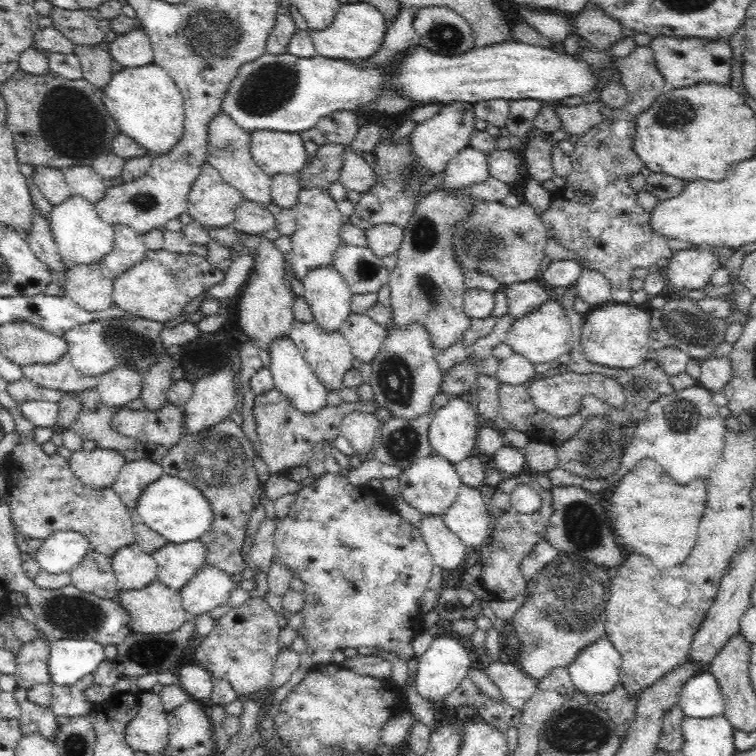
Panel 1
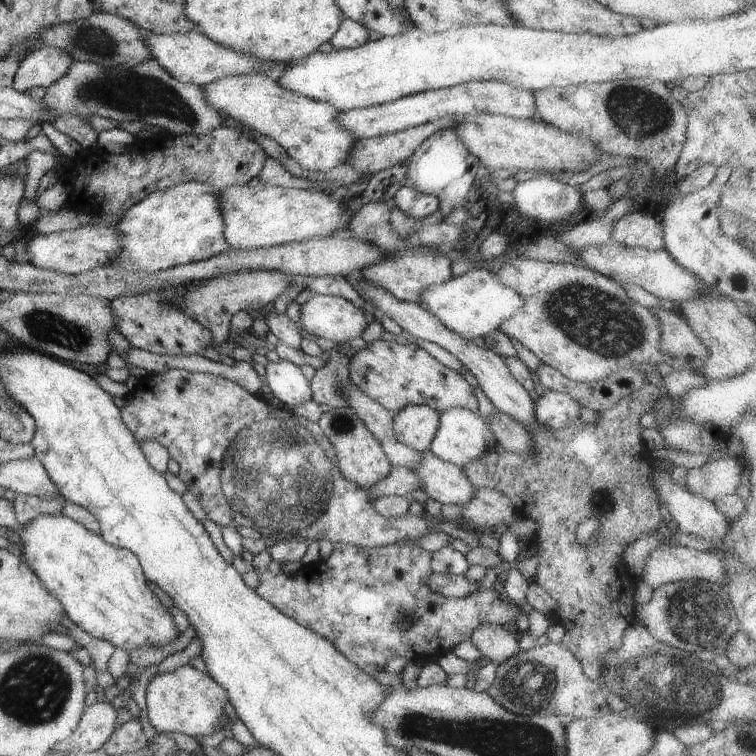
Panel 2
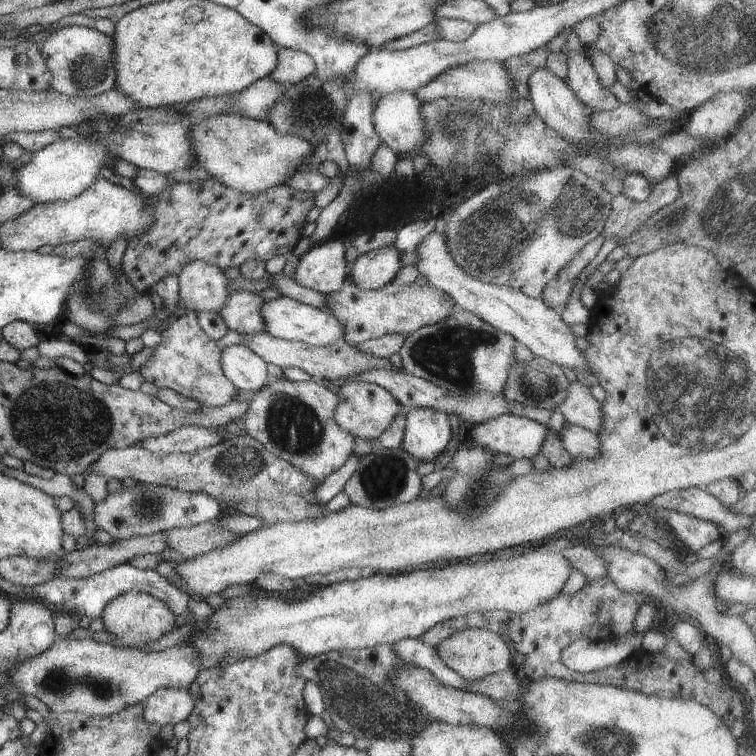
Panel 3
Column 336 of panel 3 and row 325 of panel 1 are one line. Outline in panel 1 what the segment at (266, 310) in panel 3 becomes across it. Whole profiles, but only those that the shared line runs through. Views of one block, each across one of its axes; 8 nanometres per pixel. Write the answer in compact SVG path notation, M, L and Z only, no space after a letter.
M324 265L318 268L311 268L301 280L304 288L304 298L308 301L314 321L326 332L339 330L340 324L351 315L352 291L344 277L336 270L334 265Z

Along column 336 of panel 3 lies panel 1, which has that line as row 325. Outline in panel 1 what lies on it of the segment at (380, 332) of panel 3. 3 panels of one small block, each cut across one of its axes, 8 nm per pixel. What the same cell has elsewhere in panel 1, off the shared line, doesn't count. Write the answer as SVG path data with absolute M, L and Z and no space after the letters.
M294 319L289 328L288 336L299 352L304 356L306 363L311 367L319 382L326 388L327 392L338 392L342 389L344 375L352 369L354 356L348 346L348 341L340 331L326 332L316 321L304 322Z

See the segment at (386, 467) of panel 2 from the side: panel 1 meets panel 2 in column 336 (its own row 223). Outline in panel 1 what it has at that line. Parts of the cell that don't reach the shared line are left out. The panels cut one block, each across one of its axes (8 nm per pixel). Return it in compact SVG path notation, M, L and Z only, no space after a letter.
M436 189L422 197L404 228L404 239L397 250L397 264L390 271L388 288L391 290L392 320L397 330L406 330L418 323L428 331L432 347L437 352L460 343L469 328L471 318L463 311L463 298L467 291L464 272L454 259L450 228L474 212L471 195L450 195L448 189Z

